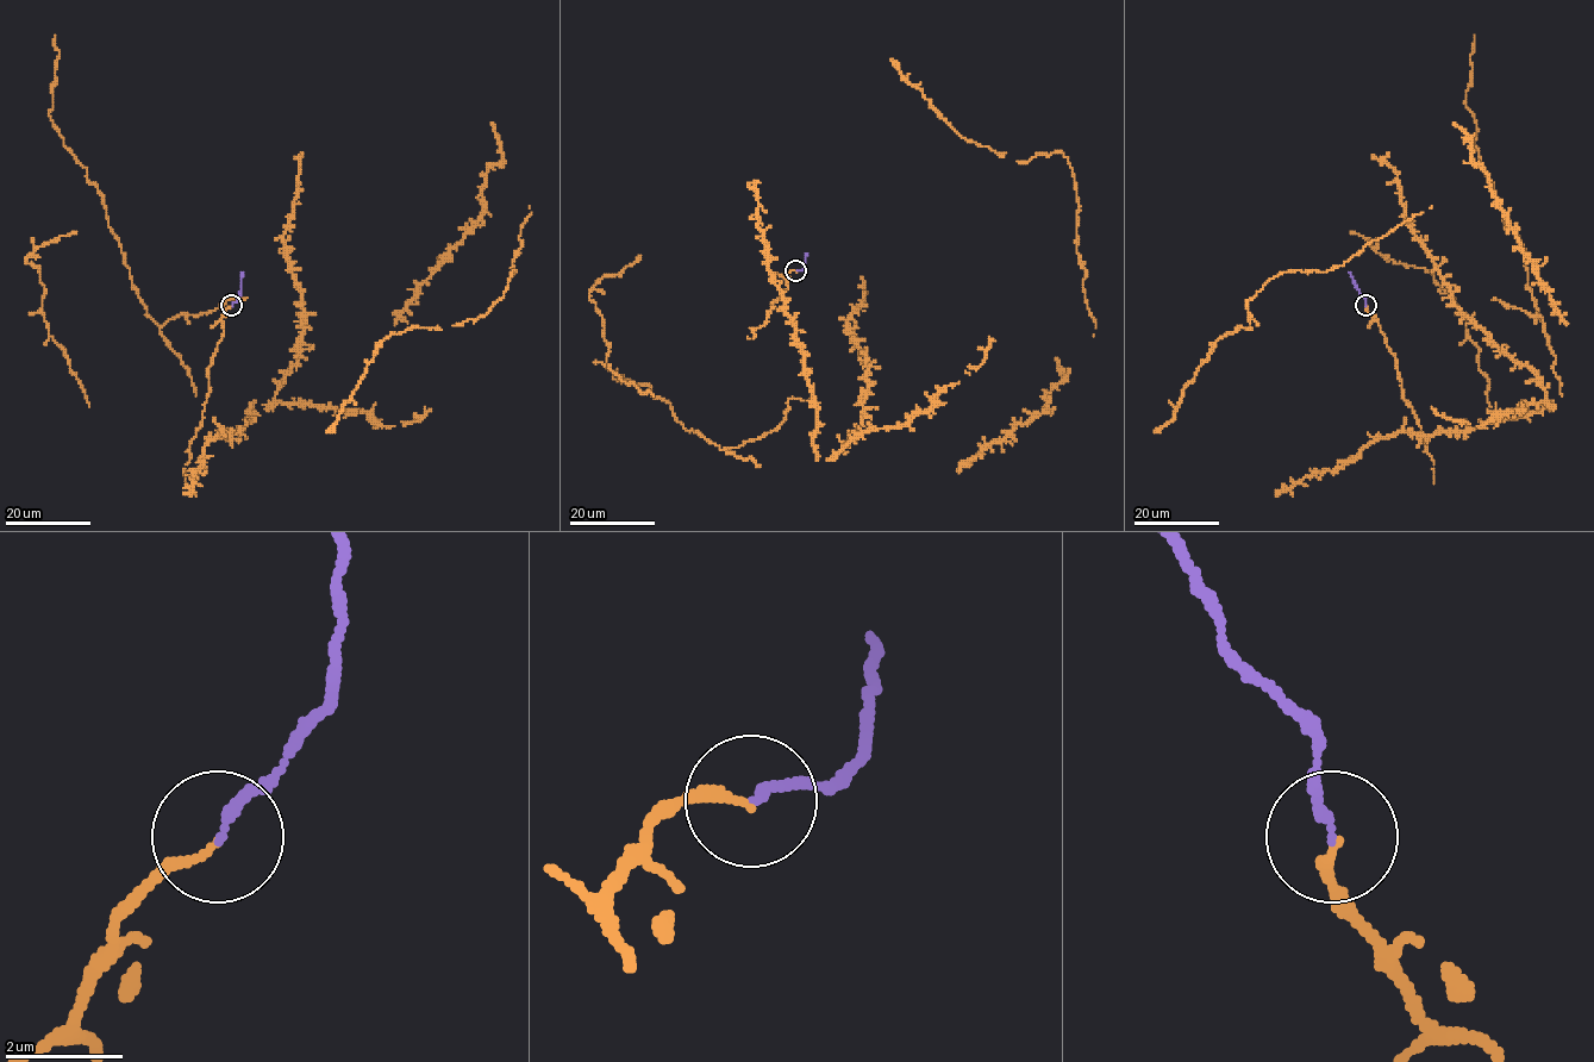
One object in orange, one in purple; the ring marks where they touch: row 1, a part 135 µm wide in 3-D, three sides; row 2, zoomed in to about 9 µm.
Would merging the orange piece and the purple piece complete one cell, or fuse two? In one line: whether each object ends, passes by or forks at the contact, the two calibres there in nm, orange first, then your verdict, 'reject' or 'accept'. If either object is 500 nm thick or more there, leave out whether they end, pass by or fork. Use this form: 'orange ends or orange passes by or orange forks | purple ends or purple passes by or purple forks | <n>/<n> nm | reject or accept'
orange ends | purple ends | 140/170 nm | accept

